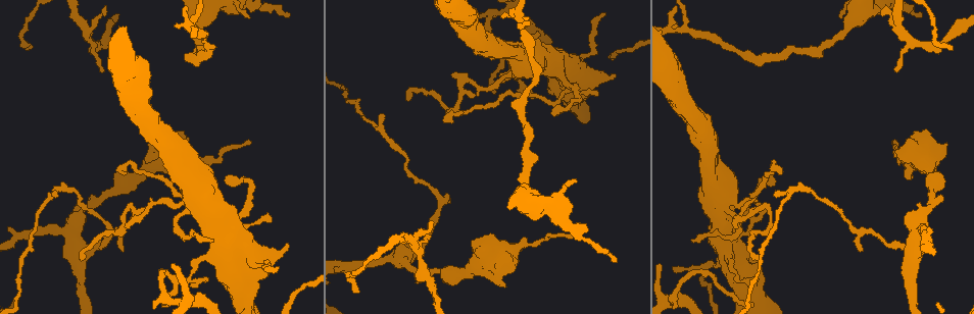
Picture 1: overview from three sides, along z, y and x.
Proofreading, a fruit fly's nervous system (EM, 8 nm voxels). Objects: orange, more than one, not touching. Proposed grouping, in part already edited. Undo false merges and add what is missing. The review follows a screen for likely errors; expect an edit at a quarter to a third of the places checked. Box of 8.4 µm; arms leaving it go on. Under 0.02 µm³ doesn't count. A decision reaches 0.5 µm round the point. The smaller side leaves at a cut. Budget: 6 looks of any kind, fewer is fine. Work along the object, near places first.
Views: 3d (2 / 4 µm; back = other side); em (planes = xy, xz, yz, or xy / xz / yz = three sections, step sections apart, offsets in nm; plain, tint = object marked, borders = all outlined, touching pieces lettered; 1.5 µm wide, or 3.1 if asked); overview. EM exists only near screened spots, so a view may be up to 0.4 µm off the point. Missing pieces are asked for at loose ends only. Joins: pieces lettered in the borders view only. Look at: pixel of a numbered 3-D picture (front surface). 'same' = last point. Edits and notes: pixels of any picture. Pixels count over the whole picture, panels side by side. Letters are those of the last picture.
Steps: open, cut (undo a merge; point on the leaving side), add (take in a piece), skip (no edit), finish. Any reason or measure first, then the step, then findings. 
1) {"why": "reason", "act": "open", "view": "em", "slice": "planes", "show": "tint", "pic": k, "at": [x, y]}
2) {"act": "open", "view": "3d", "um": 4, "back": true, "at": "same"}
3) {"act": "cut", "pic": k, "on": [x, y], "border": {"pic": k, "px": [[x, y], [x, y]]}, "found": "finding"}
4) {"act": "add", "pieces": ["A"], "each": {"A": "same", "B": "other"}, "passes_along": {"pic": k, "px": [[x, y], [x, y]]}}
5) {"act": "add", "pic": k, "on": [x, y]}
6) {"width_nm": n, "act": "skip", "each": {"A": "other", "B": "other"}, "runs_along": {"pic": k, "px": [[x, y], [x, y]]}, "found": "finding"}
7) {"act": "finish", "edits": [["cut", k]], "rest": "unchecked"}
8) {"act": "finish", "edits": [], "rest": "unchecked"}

{"why": "branch stops here", "act": "open", "view": "3d", "um": 4, "pic": 1, "at": [616, 261]}

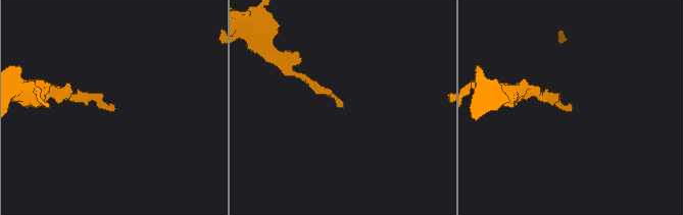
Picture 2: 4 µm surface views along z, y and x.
{"why": "now the EM", "act": "open", "view": "em", "slice": "xy", "step": 4, "show": "borders", "pic": 2, "at": [340, 104]}

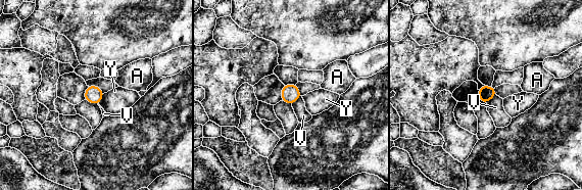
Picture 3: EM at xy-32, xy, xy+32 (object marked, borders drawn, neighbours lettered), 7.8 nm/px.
{"act": "skip", "each": {"A": "other", "V": "other", "Y": "other"}, "found": "no lettered piece goes on from it"}

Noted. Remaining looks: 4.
{"why": "stops while still wide", "act": "open", "view": "3d", "um": 2, "pic": 1, "at": [504, 285]}

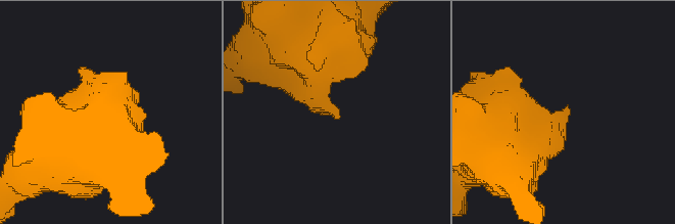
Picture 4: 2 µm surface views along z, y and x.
{"act": "open", "view": "em", "slice": "planes", "show": "borders", "pic": 4, "at": [568, 108]}

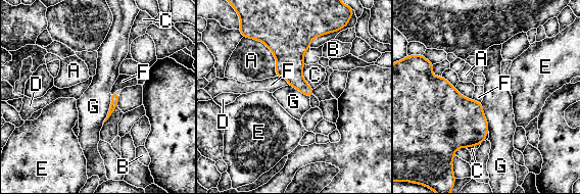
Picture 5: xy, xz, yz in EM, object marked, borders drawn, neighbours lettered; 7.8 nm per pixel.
{"act": "skip", "each": {"A": "other", "B": "other", "C": "other", "D": "other", "E": "other", "F": "other", "G": "other"}, "border": {"pic": 5, "px": [[112, 95], [107, 116], [102, 124]]}, "found": "none of them fits"}

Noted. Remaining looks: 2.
{"act": "finish", "edits": [], "rest": "unchecked"}

